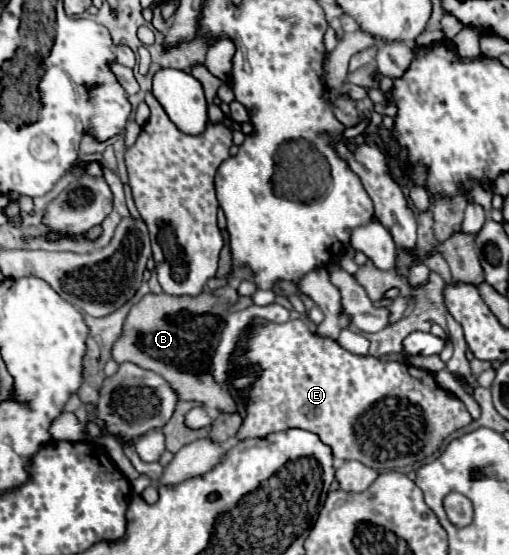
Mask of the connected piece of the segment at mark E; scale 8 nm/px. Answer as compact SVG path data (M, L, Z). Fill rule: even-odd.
M291 319L281 325L267 323L263 327L253 327L249 343L237 361L235 375L245 377L235 377L231 387L245 403L247 413L237 433L239 439L265 437L289 427L301 427L317 433L321 441L333 449L335 459L355 459L379 471L415 465L431 457L451 433L473 421L465 403L439 387L433 373L403 361L381 361L371 355L353 355L339 347L337 341L311 333L301 319Z

